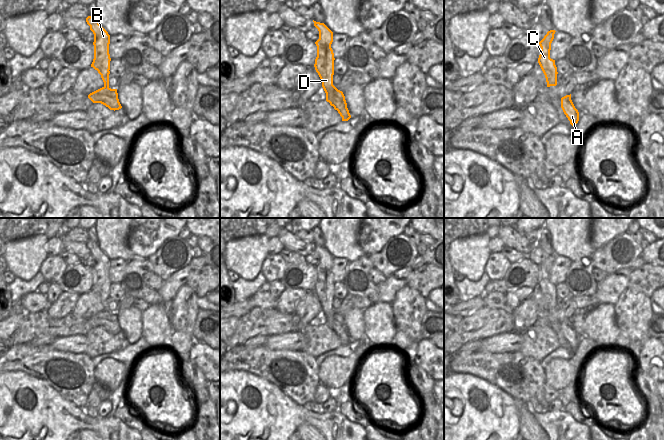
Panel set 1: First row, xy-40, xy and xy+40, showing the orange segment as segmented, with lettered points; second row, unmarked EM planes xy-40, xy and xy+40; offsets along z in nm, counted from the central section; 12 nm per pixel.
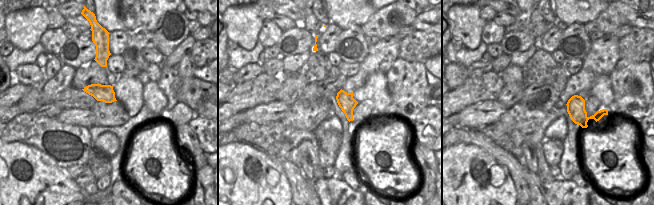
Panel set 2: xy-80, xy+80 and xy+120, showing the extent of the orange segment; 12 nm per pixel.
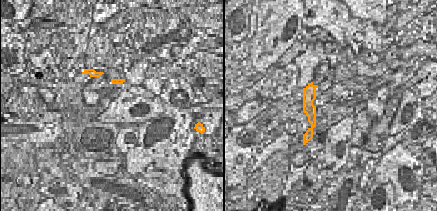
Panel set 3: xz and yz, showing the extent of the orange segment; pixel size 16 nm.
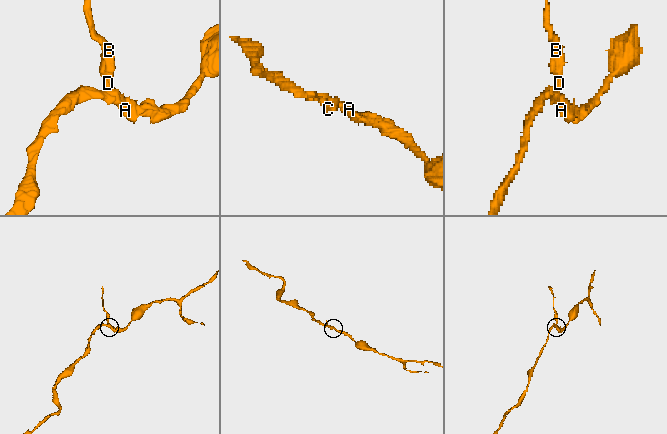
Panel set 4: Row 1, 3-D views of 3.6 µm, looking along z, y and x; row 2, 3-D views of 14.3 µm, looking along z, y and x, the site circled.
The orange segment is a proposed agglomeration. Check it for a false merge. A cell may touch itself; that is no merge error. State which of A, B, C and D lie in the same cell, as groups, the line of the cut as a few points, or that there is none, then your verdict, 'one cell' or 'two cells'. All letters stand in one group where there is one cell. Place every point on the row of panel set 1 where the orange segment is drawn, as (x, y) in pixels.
A / B C D | xy (335, 87), (326, 97) | two cells

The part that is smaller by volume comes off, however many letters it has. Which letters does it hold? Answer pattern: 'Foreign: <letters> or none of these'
Foreign: B, C, D

